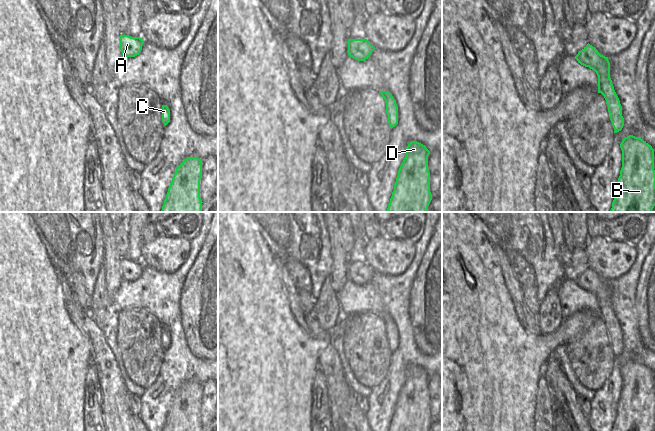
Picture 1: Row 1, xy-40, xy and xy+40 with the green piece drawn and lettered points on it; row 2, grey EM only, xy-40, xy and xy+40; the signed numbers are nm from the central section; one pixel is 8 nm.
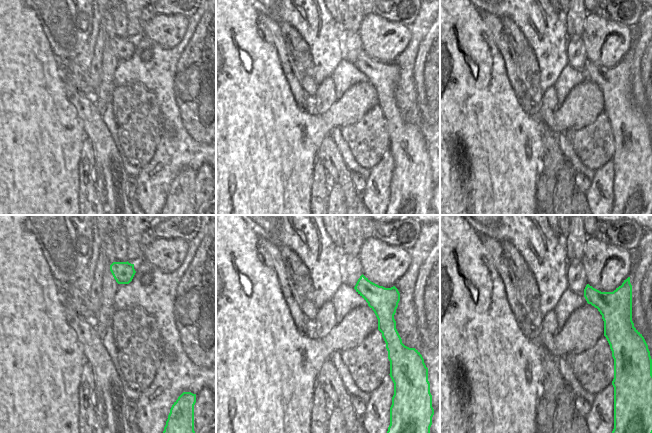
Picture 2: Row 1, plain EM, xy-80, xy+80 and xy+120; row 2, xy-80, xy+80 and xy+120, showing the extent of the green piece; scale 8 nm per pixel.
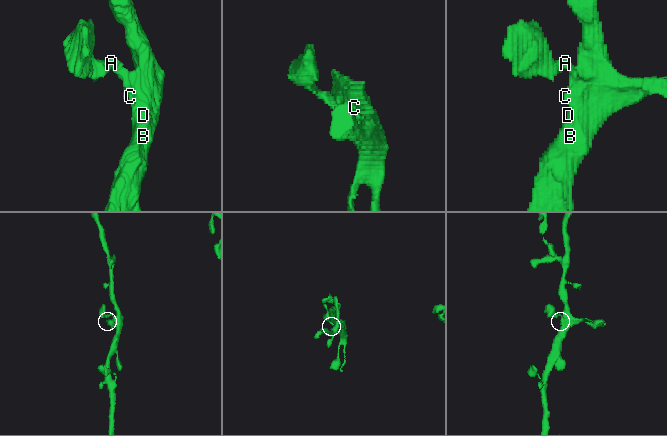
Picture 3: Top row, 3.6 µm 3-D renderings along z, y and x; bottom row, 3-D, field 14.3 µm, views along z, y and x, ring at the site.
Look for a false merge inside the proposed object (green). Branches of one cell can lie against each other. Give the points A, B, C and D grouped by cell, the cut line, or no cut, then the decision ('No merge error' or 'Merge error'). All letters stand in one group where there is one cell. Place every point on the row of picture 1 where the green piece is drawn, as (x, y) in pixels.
Groups: A B C D. No split. No merge error.

